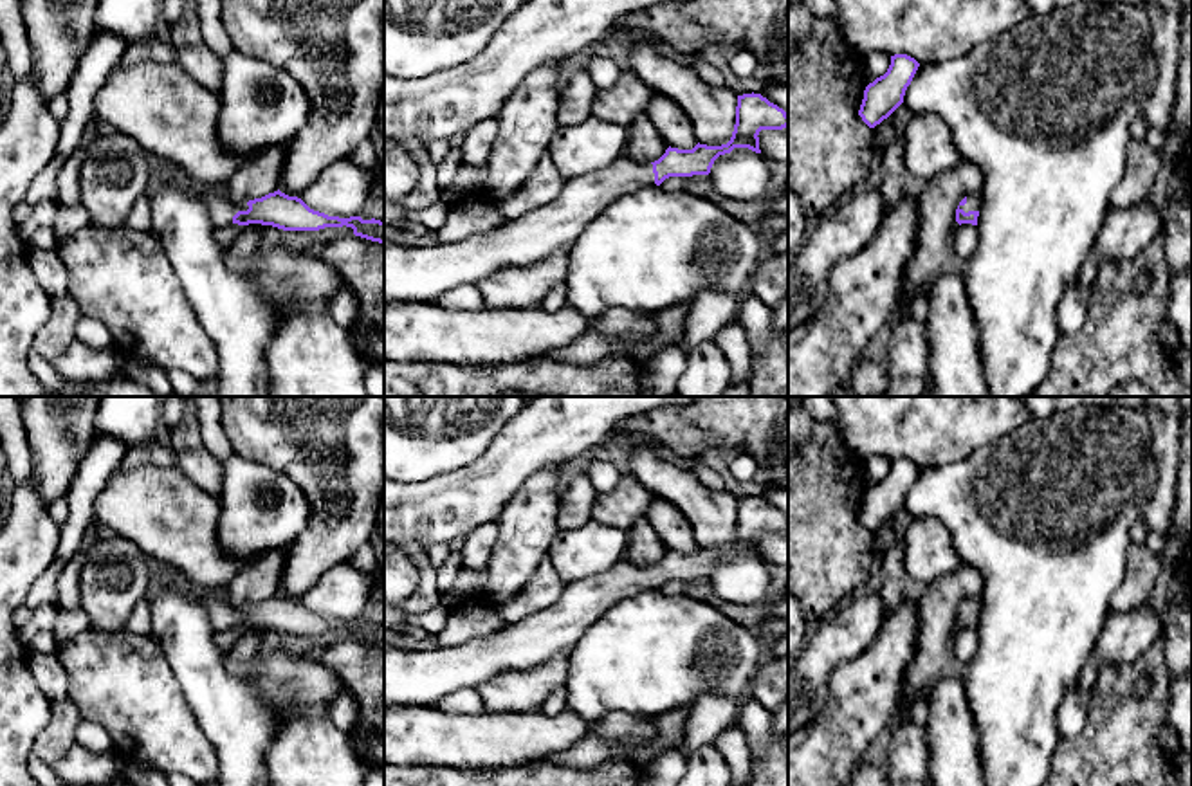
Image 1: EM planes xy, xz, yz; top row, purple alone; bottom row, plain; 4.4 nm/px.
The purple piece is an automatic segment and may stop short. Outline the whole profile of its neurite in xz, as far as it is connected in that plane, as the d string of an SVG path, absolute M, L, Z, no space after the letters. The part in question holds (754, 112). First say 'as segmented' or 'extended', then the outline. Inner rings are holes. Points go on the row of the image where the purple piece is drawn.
extended; M761 94L738 96L736 124L727 144L696 144L692 150L667 148L655 162L635 162L628 155L617 159L610 168L568 178L555 200L541 206L518 220L507 220L503 227L492 233L471 234L463 242L438 243L433 247L404 247L400 243L384 243L384 305L433 303L438 296L465 285L491 278L507 267L530 267L559 251L570 251L582 229L617 198L635 193L646 186L660 186L669 177L709 175L720 155L734 148L759 150L761 130L783 130L788 126L788 114L770 103Z

